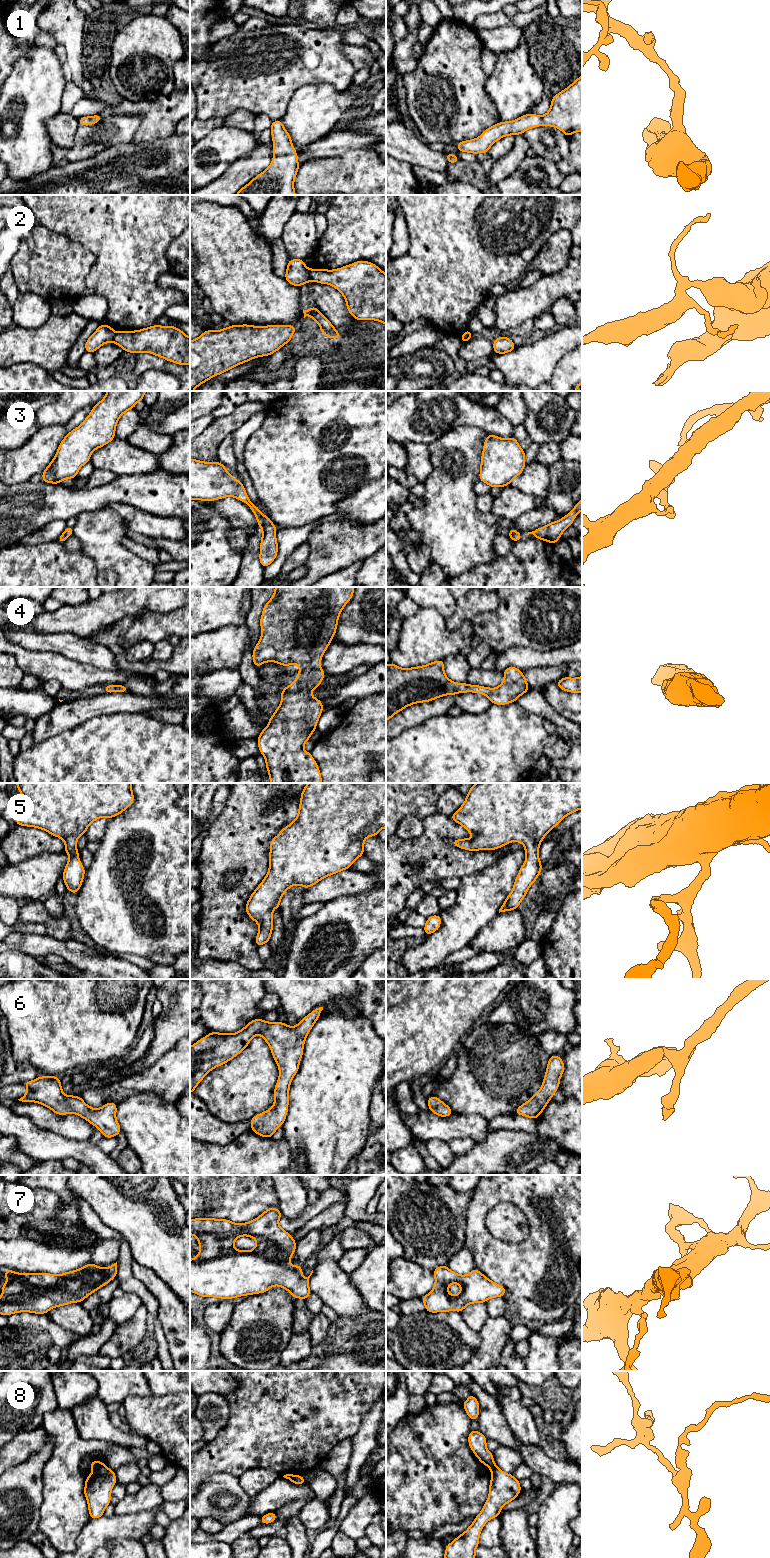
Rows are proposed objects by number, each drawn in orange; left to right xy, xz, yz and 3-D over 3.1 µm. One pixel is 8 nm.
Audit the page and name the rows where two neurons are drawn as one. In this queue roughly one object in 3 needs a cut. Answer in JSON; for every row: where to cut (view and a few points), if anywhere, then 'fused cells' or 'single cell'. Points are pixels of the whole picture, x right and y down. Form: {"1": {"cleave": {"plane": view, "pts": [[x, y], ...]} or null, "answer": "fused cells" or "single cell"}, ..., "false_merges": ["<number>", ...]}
{"1": {"cleave": null, "answer": "single cell"}, "2": {"cleave": {"plane": "xz", "pts": [[309, 269], [309, 278], [311, 280]]}, "answer": "fused cells"}, "3": {"cleave": {"plane": "xz", "pts": [[261, 515], [262, 527]]}, "answer": "fused cells"}, "4": {"cleave": null, "answer": "single cell"}, "5": {"cleave": null, "answer": "single cell"}, "6": {"cleave": null, "answer": "single cell"}, "7": {"cleave": null, "answer": "single cell"}, "8": {"cleave": {"plane": "xy", "pts": [[103, 1464], [93, 1470]]}, "answer": "fused cells"}, "false_merges": ["2", "3", "8"]}

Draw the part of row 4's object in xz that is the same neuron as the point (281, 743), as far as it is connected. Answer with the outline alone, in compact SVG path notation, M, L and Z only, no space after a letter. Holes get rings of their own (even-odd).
M275 587L271 599L265 604L260 618L261 638L253 653L253 663L259 668L265 662L276 662L281 666L298 664L300 672L296 681L281 691L281 703L270 717L268 726L262 729L256 739L260 753L265 757L270 783L321 783L320 769L310 752L303 749L304 744L316 730L322 714L323 703L311 695L311 691L321 685L325 671L320 668L324 652L337 630L339 616L351 600L354 587Z

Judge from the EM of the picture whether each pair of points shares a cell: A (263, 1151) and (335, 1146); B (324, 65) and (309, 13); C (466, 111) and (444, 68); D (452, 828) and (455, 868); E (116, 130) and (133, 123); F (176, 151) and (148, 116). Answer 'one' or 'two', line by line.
A: two
B: two
C: one
D: one
E: one
F: two

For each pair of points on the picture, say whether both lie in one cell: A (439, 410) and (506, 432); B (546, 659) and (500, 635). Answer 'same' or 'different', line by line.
A: same
B: different

